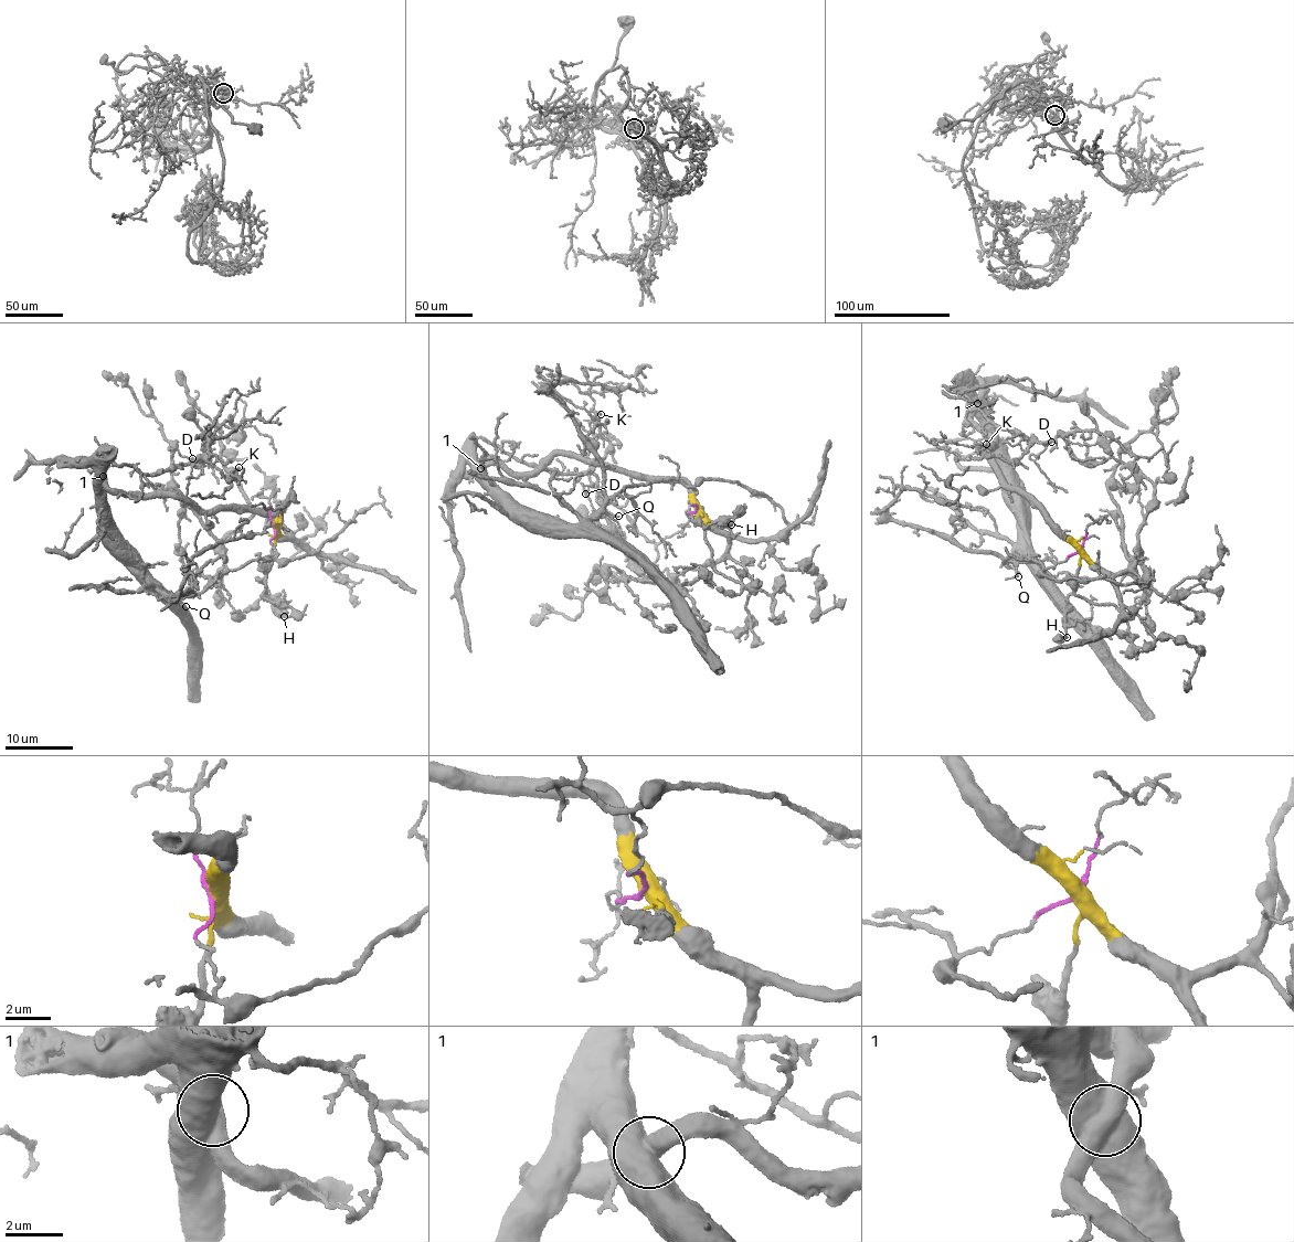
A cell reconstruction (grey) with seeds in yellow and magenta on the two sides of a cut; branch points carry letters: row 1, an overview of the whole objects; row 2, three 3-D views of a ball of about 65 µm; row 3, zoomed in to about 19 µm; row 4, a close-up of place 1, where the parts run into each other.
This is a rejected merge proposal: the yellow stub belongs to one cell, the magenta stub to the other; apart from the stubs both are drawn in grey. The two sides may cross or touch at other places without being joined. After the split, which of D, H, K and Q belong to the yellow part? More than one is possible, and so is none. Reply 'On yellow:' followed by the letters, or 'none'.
On yellow: H

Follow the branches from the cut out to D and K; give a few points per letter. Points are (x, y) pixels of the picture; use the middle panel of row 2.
D: (697, 510), (677, 479), (630, 486), (566, 524), (498, 486), (476, 443), (584, 473), (585, 494)
K: (697, 510), (677, 479), (566, 524), (481, 471), (484, 437), (586, 473), (610, 444), (601, 415)

